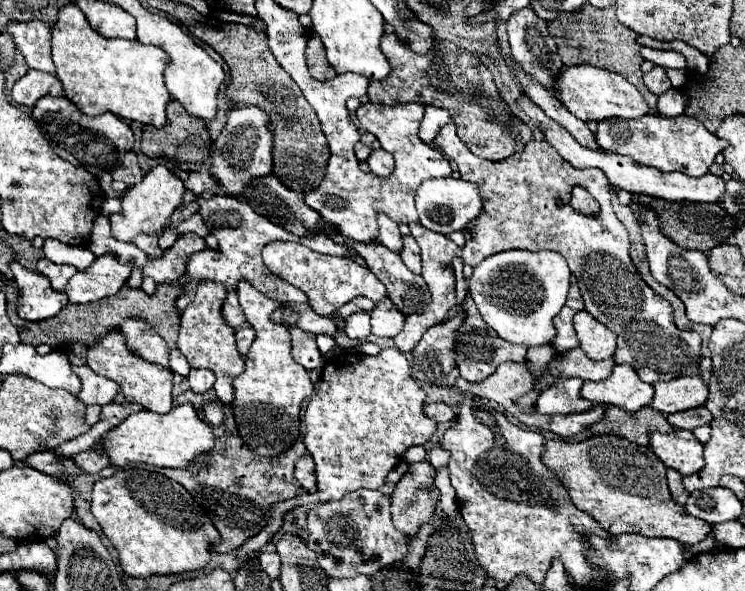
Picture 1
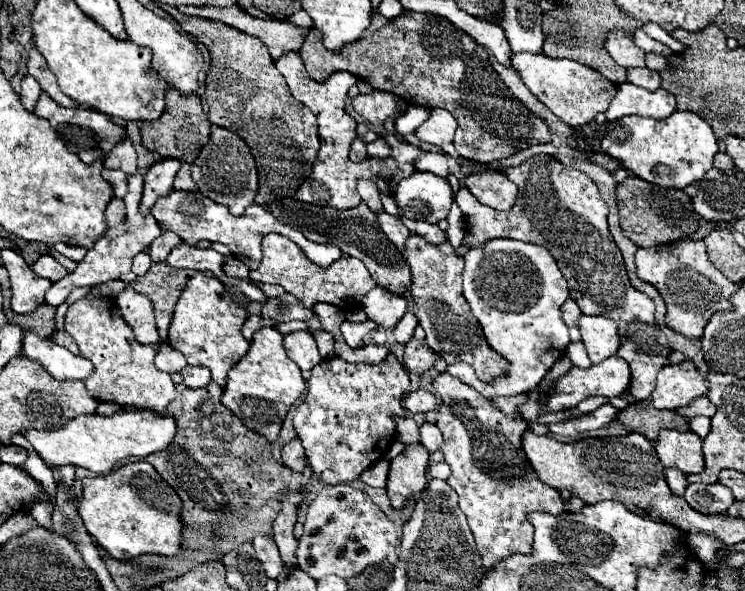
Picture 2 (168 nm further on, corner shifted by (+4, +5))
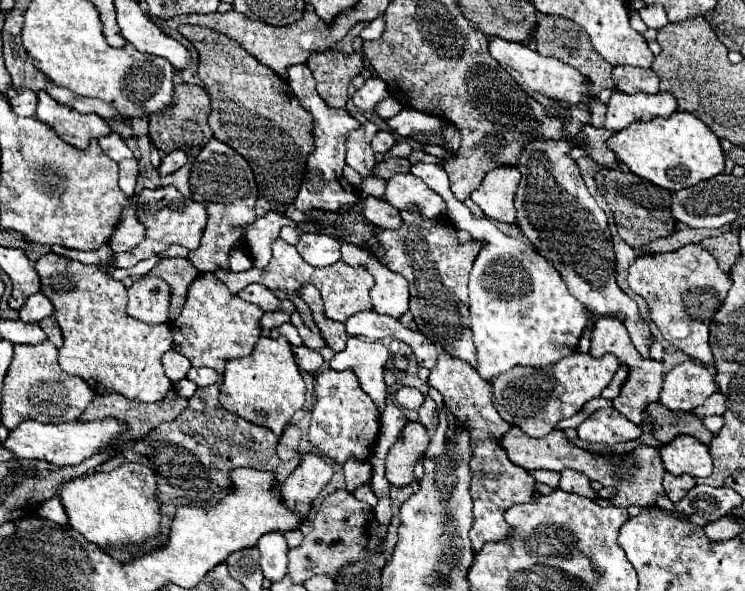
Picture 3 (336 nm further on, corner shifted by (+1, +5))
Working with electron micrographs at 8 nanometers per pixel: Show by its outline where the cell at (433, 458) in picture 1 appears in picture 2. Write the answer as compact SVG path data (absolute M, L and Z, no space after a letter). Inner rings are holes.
M424 422L424 424L420 426L420 442L422 442L430 452L438 450L438 448L442 446L442 434L440 434L438 426L436 426L436 424L430 424L430 422Z

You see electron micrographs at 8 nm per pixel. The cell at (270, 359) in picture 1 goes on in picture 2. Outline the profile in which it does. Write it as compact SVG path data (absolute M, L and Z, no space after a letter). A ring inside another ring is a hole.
M262 328L254 334L248 354L230 370L220 402L230 408L250 430L274 442L280 434L288 408L302 396L306 380L300 368L286 356L282 334L274 328Z

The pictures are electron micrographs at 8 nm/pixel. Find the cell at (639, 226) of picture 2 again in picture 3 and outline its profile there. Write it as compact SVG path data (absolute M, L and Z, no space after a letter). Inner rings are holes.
M603 168L595 174L597 188L605 196L605 200L611 206L611 212L615 214L617 232L619 236L631 246L631 248L643 248L647 242L653 242L655 238L663 238L665 234L675 232L675 218L671 218L671 192L665 188L659 188L631 172L611 170Z

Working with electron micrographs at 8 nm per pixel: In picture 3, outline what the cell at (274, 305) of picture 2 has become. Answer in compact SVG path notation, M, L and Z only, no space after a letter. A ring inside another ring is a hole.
M249 284L249 286L245 286L237 296L239 296L239 298L243 298L245 302L257 304L263 312L283 310L281 300L279 300L271 290L267 290L265 286L259 286L259 284Z

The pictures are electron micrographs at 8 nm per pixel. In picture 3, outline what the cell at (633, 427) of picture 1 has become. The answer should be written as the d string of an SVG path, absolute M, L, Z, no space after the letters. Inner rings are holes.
M653 402L645 410L653 420L653 436L659 442L671 442L675 436L689 434L701 440L703 444L709 444L713 434L703 426L701 418L697 418L693 412L671 412L661 402Z

